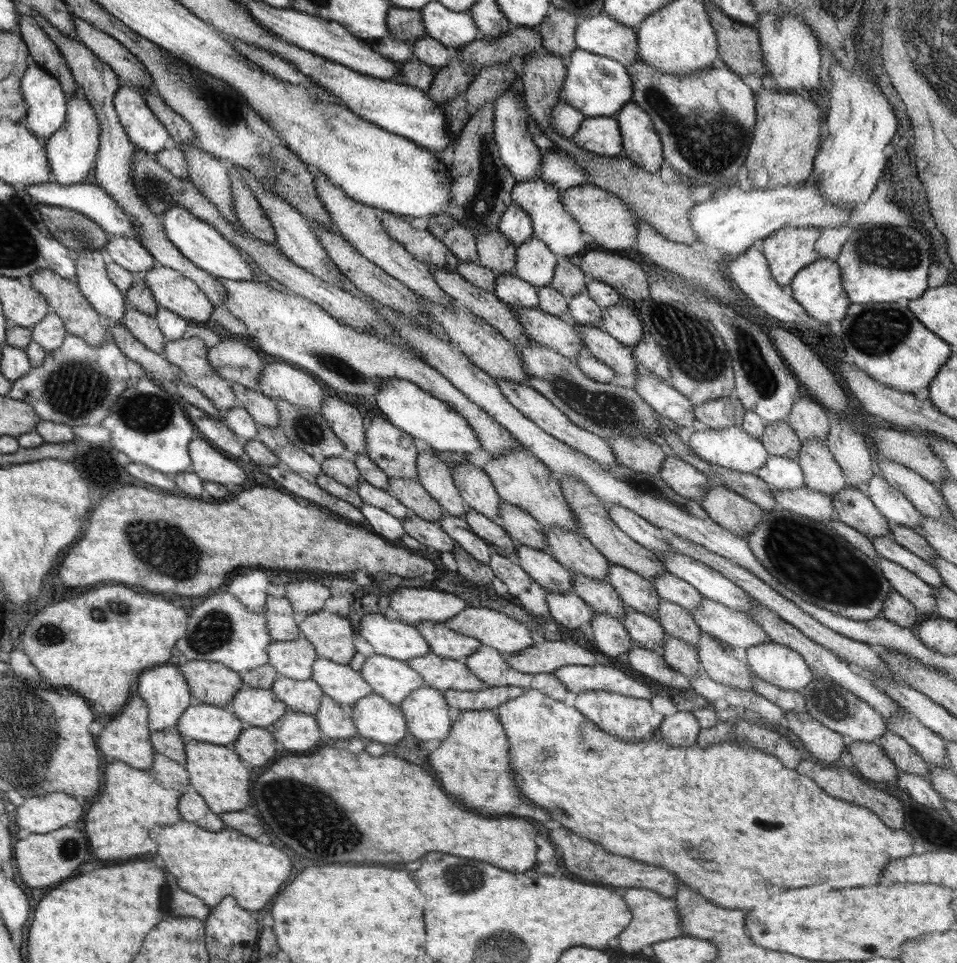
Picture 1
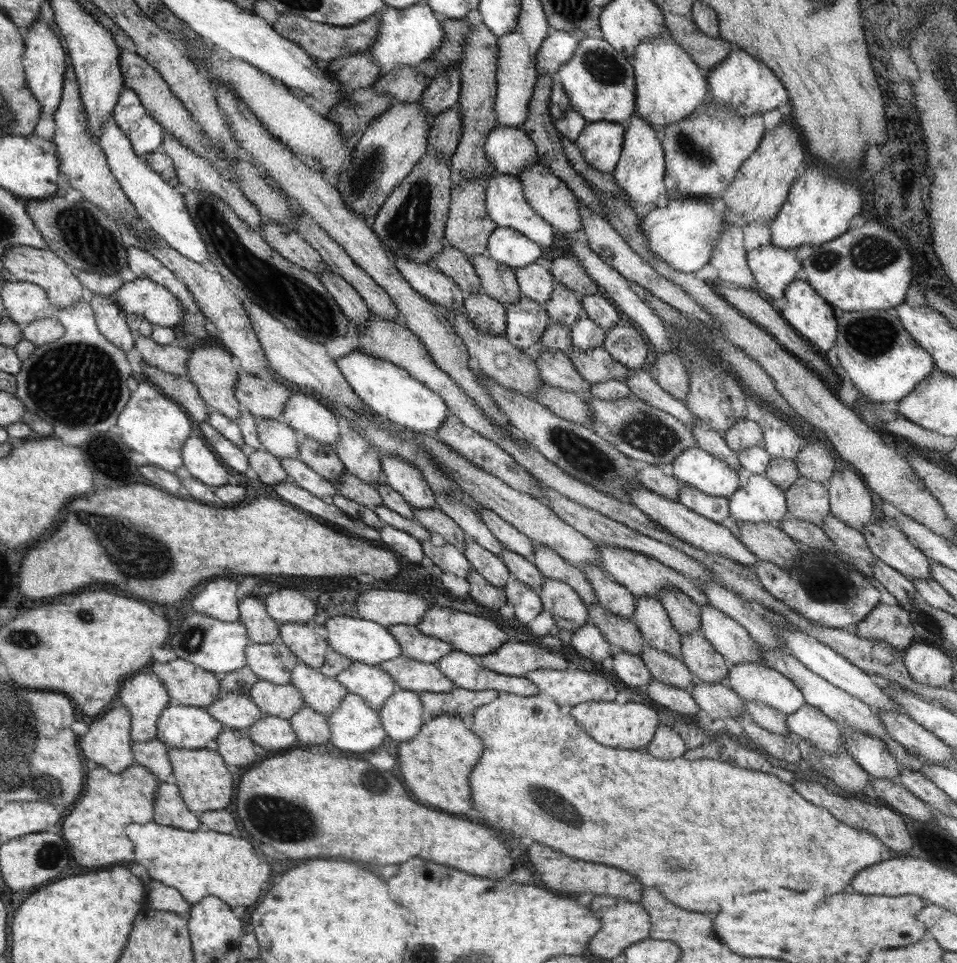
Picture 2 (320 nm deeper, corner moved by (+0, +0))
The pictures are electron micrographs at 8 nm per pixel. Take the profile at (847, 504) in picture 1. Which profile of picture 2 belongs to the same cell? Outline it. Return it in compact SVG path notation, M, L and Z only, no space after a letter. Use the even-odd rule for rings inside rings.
M887 520L864 525L862 534L868 544L869 549L875 557L885 562L888 566L899 570L906 578L931 578L931 563L929 559L915 544L909 540L896 526L892 526Z

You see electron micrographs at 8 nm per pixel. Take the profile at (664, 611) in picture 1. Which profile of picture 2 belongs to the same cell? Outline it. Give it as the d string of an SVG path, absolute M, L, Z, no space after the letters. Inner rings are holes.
M700 630L681 635L681 660L701 682L725 682L729 673L725 658L714 650Z

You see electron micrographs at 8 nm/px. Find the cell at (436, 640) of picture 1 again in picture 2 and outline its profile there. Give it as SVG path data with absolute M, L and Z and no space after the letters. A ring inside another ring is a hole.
M397 624L387 629L395 635L402 646L402 656L416 659L418 662L435 663L454 650L451 643L424 634L416 625Z

